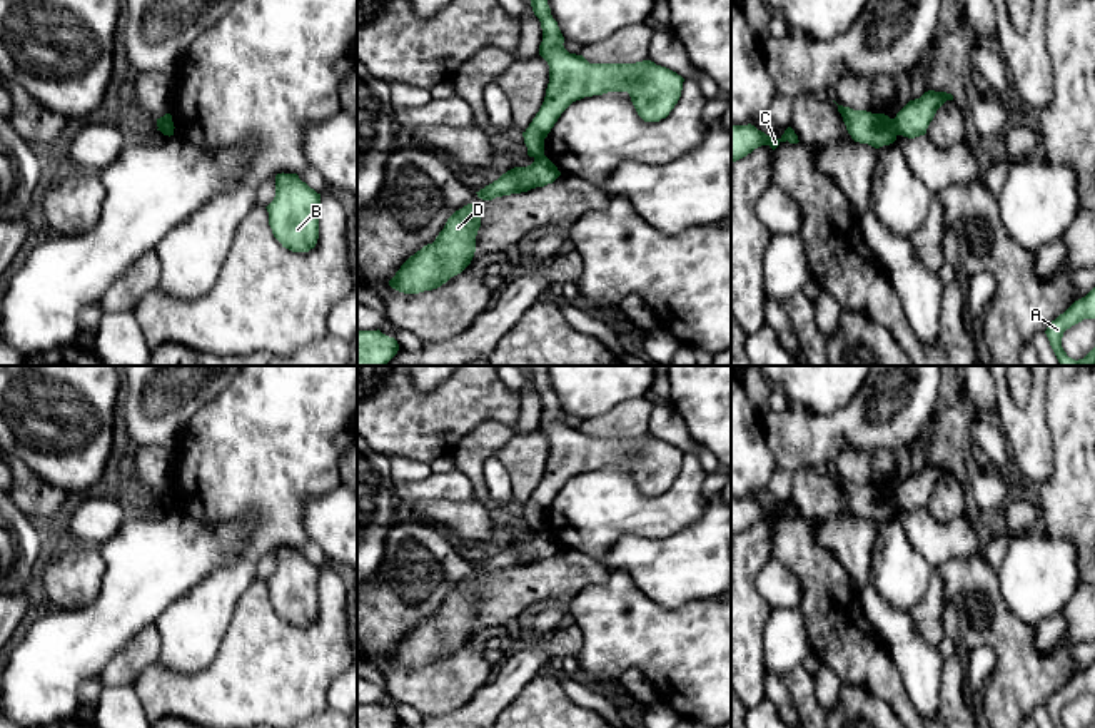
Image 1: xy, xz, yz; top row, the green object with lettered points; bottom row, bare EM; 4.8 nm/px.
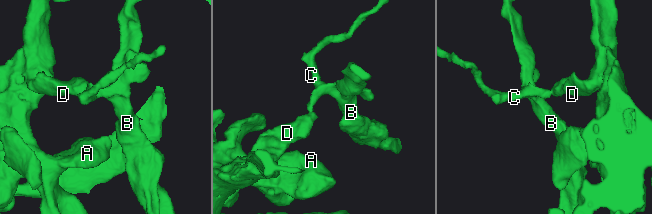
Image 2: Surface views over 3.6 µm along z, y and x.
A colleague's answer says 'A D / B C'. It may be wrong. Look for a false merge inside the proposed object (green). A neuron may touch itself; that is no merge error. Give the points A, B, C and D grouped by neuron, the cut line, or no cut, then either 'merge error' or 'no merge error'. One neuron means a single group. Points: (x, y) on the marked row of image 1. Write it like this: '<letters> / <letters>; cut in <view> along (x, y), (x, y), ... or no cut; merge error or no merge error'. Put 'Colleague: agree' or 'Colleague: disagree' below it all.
A D / B C; cut in yz along (892, 119), (893, 129), (898, 134); merge error
Colleague: agree

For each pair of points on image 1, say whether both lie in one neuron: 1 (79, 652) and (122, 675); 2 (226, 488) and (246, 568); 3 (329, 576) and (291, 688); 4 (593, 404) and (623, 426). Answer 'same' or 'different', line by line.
1: different
2: same
3: same
4: different

